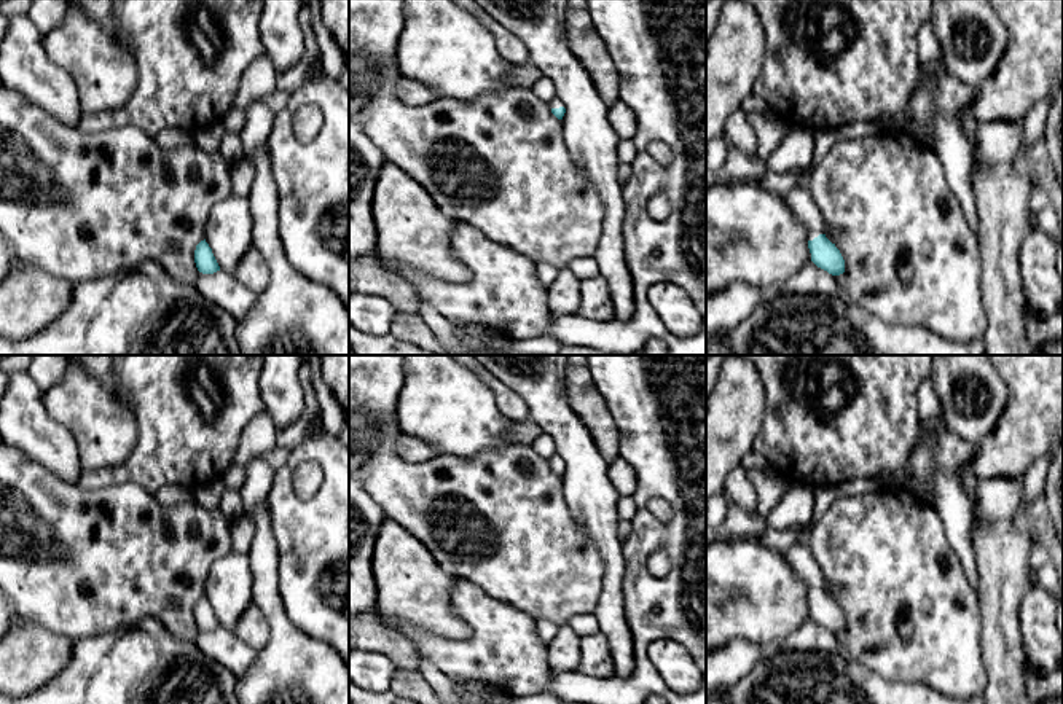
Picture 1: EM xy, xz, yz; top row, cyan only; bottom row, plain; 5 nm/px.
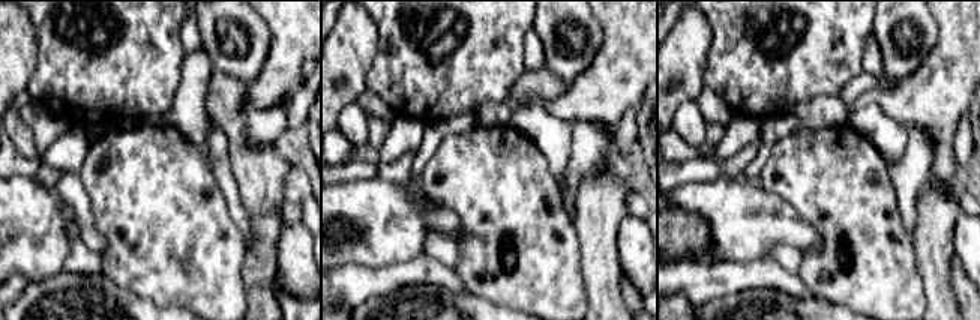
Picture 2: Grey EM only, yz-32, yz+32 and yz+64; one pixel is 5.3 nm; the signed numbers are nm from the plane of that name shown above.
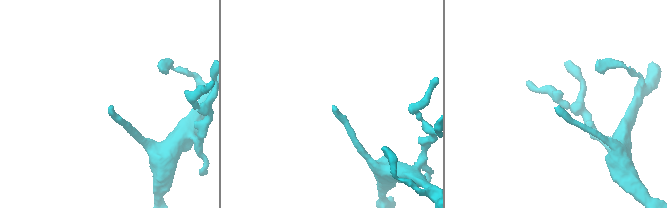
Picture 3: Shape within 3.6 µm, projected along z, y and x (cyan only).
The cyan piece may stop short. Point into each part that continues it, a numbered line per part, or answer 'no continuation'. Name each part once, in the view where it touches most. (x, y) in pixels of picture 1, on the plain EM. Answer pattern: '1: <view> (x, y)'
1: yz (799, 556)

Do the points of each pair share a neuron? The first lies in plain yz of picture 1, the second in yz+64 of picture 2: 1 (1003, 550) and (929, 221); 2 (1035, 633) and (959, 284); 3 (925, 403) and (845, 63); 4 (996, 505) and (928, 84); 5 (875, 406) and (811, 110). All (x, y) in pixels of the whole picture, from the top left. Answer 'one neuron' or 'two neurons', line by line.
1: one neuron
2: two neurons
3: two neurons
4: two neurons
5: two neurons

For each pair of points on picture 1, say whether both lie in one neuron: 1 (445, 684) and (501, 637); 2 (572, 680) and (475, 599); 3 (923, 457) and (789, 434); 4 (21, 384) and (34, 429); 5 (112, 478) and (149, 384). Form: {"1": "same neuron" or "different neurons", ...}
{"1": "different neurons", "2": "different neurons", "3": "different neurons", "4": "same neuron", "5": "same neuron"}

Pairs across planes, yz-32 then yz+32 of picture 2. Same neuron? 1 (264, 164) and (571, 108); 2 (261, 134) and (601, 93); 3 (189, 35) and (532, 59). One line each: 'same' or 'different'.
1: different
2: different
3: same

